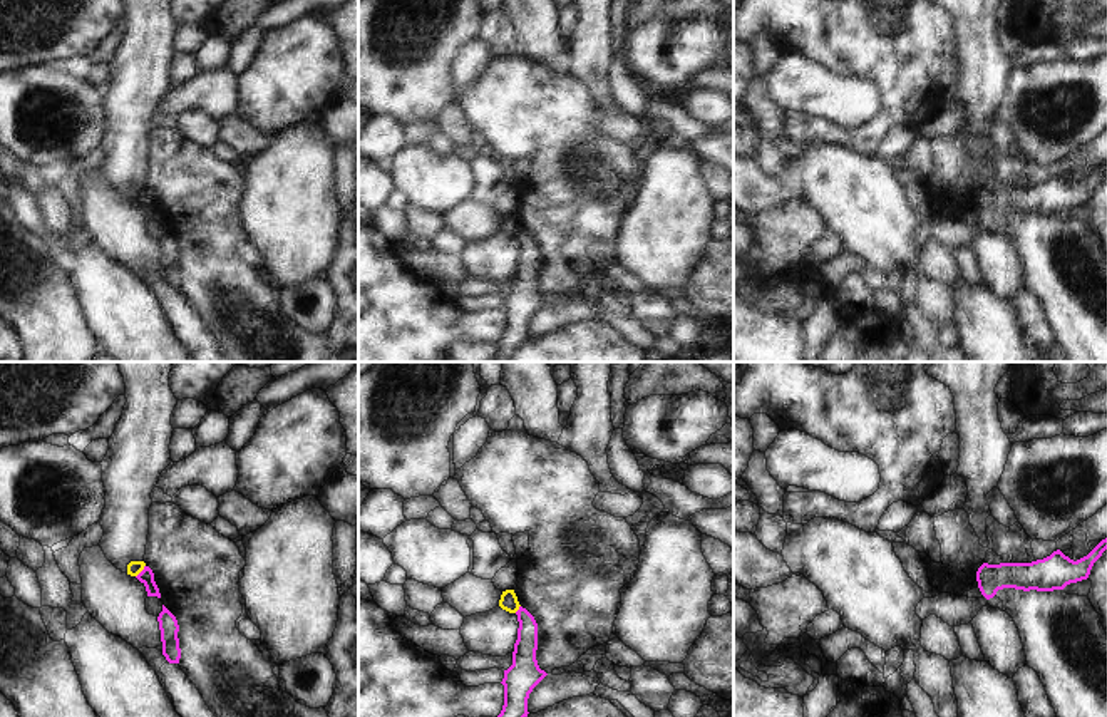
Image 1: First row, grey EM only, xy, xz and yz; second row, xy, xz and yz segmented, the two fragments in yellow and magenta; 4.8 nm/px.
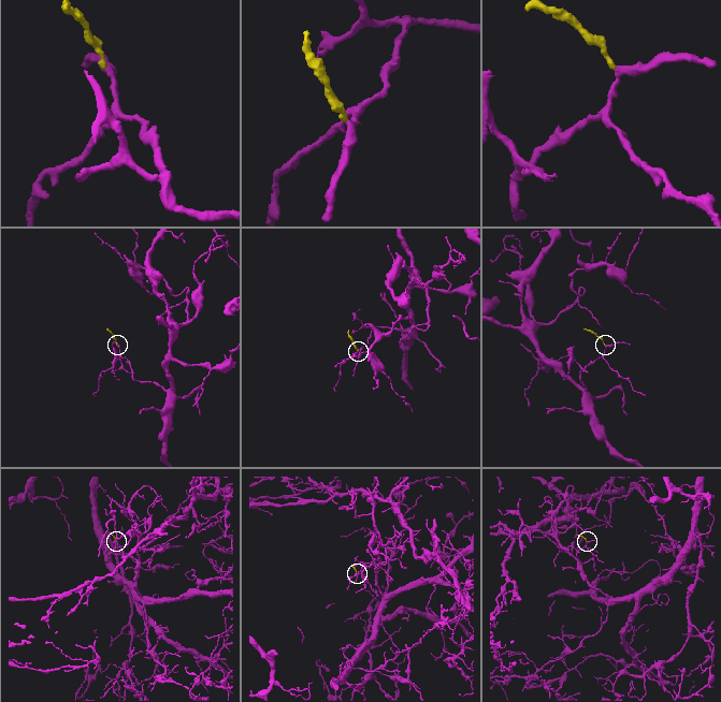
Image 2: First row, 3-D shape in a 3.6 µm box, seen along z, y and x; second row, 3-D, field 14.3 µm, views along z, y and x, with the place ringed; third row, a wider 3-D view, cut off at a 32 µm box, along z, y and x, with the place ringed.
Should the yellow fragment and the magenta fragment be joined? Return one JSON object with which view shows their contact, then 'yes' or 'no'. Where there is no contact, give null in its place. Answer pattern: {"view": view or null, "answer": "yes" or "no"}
{"view": "xy", "answer": "no"}

